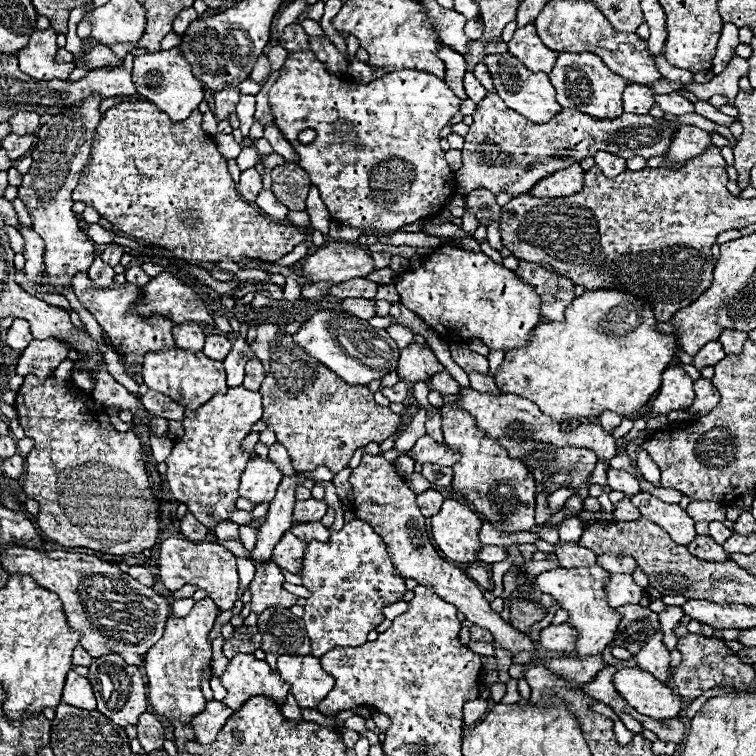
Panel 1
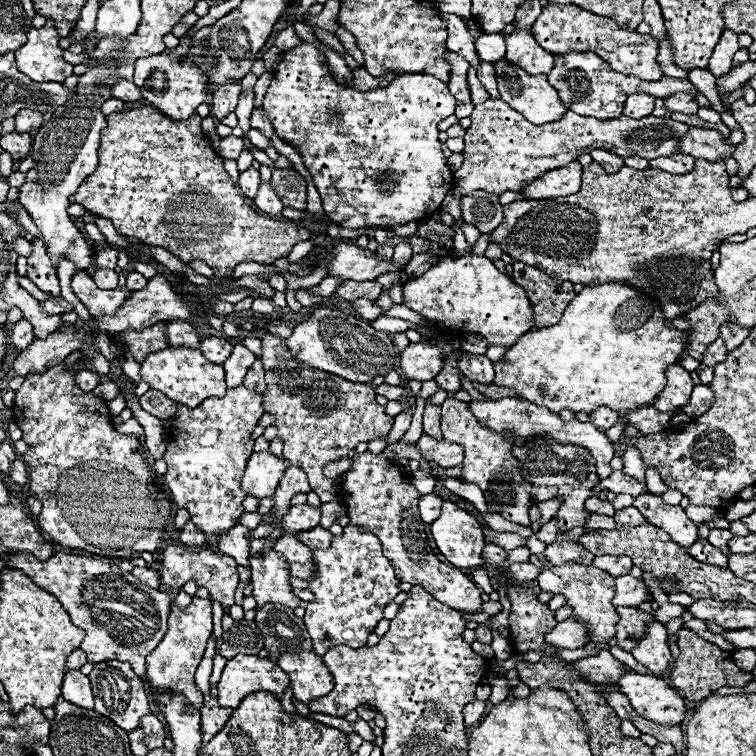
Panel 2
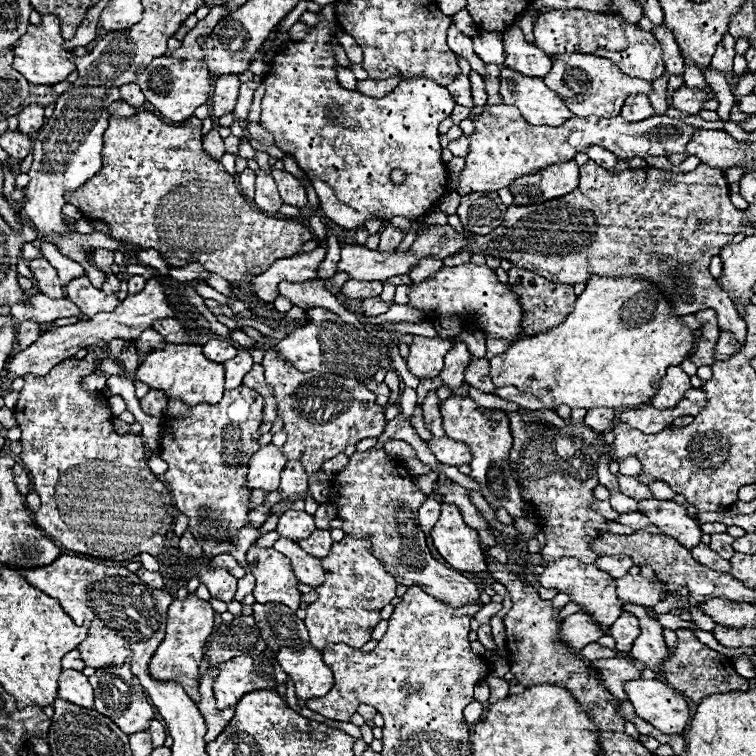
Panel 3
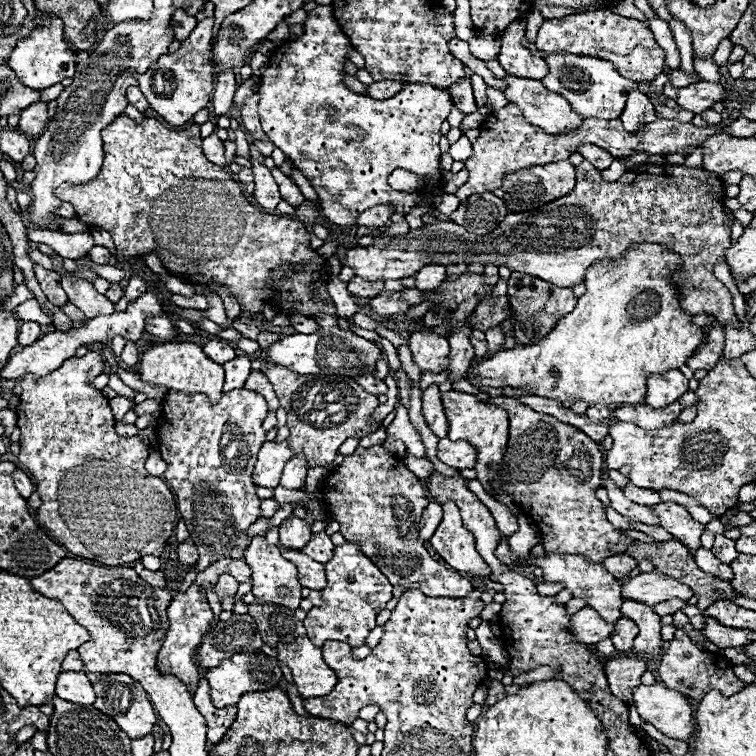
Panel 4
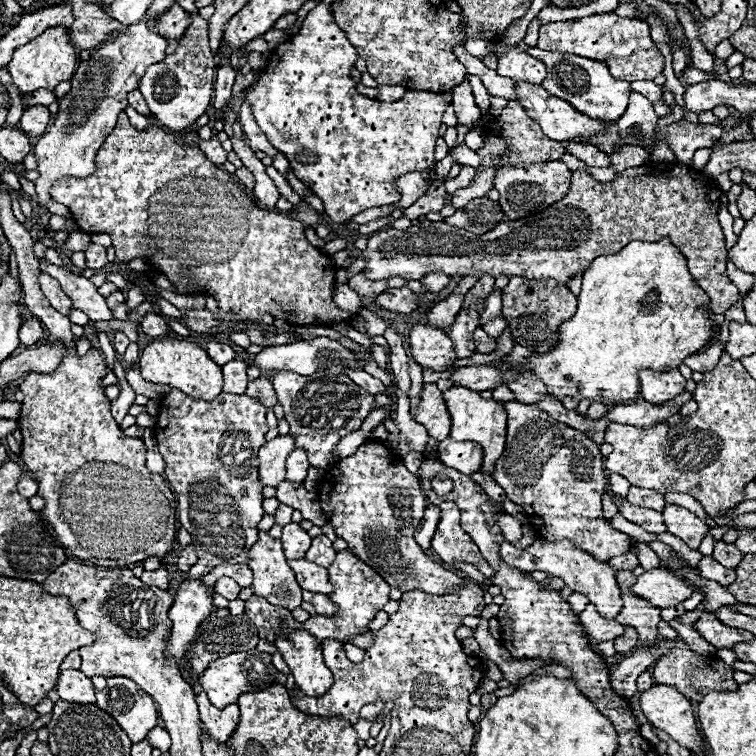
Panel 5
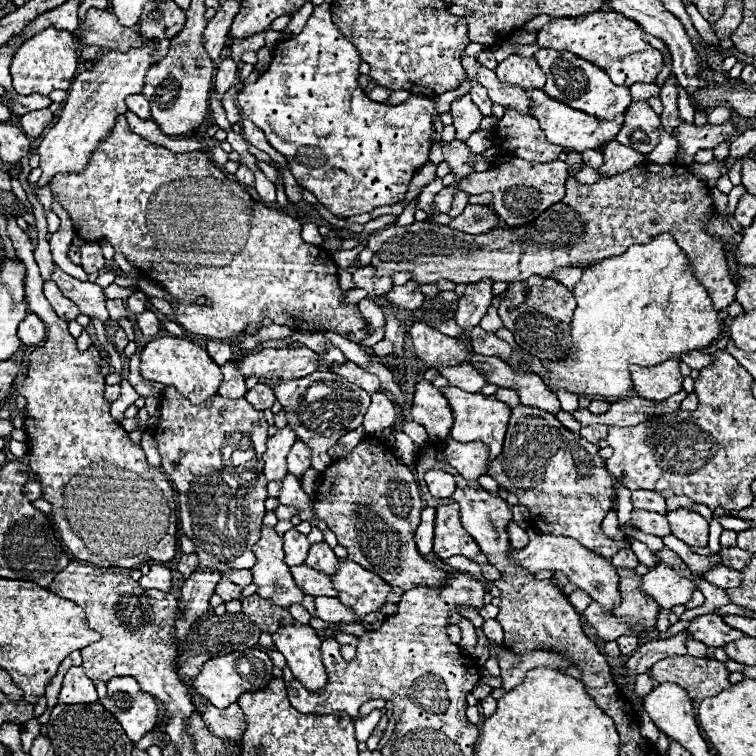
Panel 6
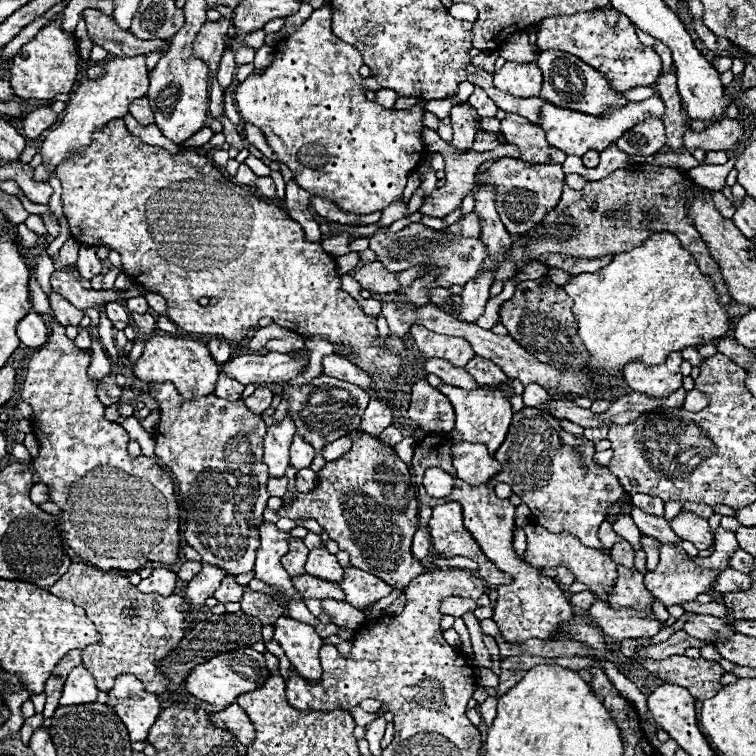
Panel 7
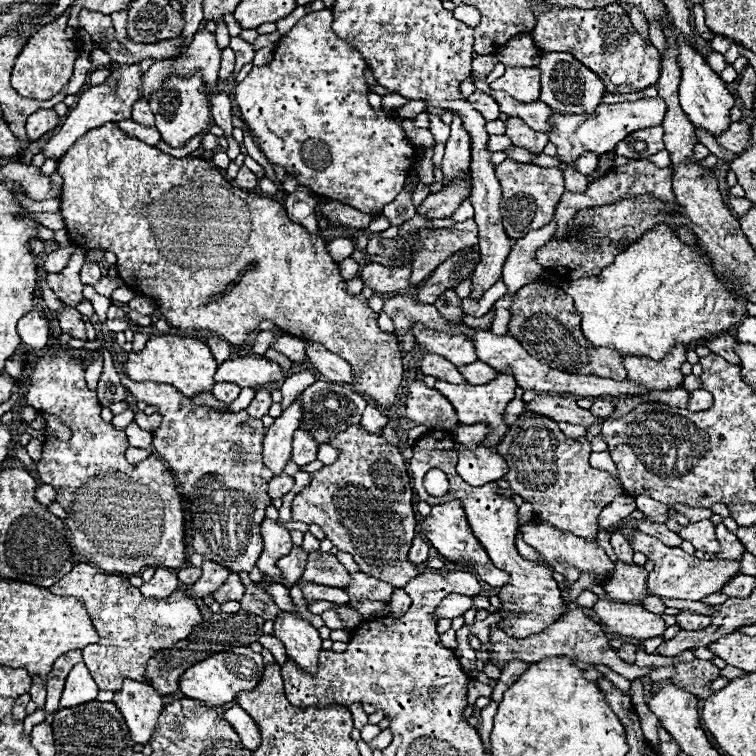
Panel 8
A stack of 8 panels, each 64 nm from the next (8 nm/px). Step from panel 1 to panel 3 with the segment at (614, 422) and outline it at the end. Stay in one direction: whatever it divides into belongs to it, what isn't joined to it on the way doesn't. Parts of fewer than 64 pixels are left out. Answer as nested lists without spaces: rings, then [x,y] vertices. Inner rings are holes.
[[[594,408],[594,410],[588,410],[588,414],[586,414],[584,420],[596,432],[606,432],[612,426],[614,418],[616,418],[614,410],[610,410],[610,408]]]

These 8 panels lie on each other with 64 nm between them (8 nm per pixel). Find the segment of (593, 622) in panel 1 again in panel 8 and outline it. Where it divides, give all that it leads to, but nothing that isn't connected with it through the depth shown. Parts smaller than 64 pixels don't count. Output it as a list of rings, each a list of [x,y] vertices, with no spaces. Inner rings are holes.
[[[532,518],[532,520],[528,520],[524,526],[520,526],[520,532],[522,532],[524,542],[530,544],[534,550],[538,550],[538,552],[544,556],[542,562],[546,562],[546,564],[550,564],[550,562],[566,562],[566,564],[570,564],[570,566],[580,568],[582,572],[592,570],[592,572],[600,574],[600,586],[602,586],[606,580],[610,580],[612,570],[614,570],[614,562],[610,562],[610,558],[604,554],[604,550],[598,546],[596,540],[586,542],[584,538],[578,538],[578,536],[572,534],[572,532],[566,532],[566,530],[562,532],[562,530],[550,526],[550,524],[546,524],[546,522],[542,522],[542,520],[536,520],[536,518]]]

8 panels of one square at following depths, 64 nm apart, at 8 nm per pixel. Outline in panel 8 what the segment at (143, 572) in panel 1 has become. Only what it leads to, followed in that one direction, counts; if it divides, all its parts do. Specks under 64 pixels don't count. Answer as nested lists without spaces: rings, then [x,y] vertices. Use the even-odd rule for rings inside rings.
[[[156,568],[156,574],[150,582],[144,582],[140,586],[140,592],[144,598],[166,598],[178,588],[178,578],[174,572],[166,568]]]

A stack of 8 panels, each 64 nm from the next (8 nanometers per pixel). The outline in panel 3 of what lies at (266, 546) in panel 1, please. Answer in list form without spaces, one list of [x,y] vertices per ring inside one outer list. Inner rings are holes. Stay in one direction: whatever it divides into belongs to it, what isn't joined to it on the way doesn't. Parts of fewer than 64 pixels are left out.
[[[294,460],[288,462],[284,472],[282,472],[282,482],[280,482],[280,494],[282,498],[294,498],[298,494],[306,494],[308,492],[308,484],[306,484],[306,472],[302,462]]]

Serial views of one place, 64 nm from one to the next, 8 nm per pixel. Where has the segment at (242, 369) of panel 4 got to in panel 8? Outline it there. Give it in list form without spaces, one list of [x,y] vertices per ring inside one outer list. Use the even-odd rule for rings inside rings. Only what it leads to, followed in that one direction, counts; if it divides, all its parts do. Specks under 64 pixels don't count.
[[[230,382],[216,384],[216,386],[212,388],[212,394],[214,394],[220,402],[224,402],[224,404],[232,404],[232,402],[238,398],[238,394],[240,394],[240,386],[234,386],[234,384],[230,384]]]

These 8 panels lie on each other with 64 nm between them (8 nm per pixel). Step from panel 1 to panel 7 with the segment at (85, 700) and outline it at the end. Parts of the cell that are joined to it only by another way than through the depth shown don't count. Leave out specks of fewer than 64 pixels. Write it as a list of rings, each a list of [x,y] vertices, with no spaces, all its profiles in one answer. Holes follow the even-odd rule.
[[[80,664],[80,666],[72,668],[72,672],[66,678],[62,698],[60,698],[60,706],[90,704],[90,702],[96,702],[96,696],[98,696],[96,682],[90,676],[90,672]]]

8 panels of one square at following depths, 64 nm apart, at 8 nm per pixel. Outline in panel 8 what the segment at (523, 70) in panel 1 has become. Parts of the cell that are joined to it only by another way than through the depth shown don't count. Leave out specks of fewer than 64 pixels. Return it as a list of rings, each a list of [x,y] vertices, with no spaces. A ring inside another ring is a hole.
[[[644,98],[636,102],[620,102],[620,104],[600,104],[594,114],[552,114],[550,124],[552,132],[550,142],[556,144],[560,164],[568,164],[582,154],[582,152],[610,152],[622,138],[628,134],[642,130],[642,128],[652,128],[662,124],[666,114],[666,102],[662,98]]]

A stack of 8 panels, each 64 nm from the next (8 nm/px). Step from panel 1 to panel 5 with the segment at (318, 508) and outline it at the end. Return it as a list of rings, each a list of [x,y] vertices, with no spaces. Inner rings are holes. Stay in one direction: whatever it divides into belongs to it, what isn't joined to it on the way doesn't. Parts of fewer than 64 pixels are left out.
[[[290,522],[284,526],[282,544],[284,544],[284,554],[288,560],[304,558],[306,550],[310,548],[310,542],[312,538],[308,536],[308,532],[304,532],[296,522]]]

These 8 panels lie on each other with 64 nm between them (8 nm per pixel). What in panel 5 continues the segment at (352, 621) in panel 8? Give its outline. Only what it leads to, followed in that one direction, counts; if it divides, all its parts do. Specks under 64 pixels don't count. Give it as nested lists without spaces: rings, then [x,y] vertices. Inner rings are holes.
[[[314,594],[314,596],[312,596],[312,604],[314,604],[314,608],[316,608],[316,614],[320,614],[320,616],[334,616],[334,614],[338,614],[336,604],[334,604],[328,596]]]

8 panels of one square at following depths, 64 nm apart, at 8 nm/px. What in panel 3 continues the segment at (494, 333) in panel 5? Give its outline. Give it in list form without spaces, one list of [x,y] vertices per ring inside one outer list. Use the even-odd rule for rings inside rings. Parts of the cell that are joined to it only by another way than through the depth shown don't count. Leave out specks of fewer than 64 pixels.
[[[488,338],[488,342],[486,342],[486,346],[488,346],[488,352],[486,352],[486,358],[490,360],[490,358],[494,358],[496,354],[500,354],[500,352],[504,352],[510,344],[504,340],[504,338]]]

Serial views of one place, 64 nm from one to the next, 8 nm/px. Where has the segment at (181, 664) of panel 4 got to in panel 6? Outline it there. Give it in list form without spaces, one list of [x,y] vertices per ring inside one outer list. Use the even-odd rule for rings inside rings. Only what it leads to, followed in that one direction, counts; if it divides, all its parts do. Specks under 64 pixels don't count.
[[[198,570],[194,576],[190,576],[184,586],[182,586],[182,610],[180,610],[180,618],[178,618],[178,642],[182,642],[192,626],[192,622],[206,614],[210,604],[208,598],[214,594],[214,588],[218,584],[220,572],[216,570]]]

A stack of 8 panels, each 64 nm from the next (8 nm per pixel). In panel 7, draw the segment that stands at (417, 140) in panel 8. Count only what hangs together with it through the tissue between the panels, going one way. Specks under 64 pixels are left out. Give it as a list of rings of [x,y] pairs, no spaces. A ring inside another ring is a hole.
[[[427,127],[422,130],[422,142],[424,142],[424,146],[426,146],[428,152],[442,152],[442,154],[444,154],[444,160],[446,160],[446,168],[444,168],[444,170],[446,170],[446,186],[442,186],[440,190],[436,188],[432,194],[428,194],[426,200],[424,200],[424,204],[422,204],[422,208],[420,208],[420,212],[422,212],[424,216],[434,216],[434,218],[444,218],[444,216],[448,216],[450,212],[454,212],[454,210],[460,206],[462,198],[472,192],[474,174],[476,174],[476,170],[478,170],[478,166],[480,166],[482,162],[492,160],[492,158],[502,158],[502,156],[520,158],[520,156],[518,156],[518,148],[516,148],[516,146],[510,146],[510,144],[504,144],[504,146],[492,150],[492,152],[474,152],[474,150],[470,150],[470,152],[458,154],[456,150],[450,148],[448,142],[444,142],[434,130],[430,130],[430,128]]]

